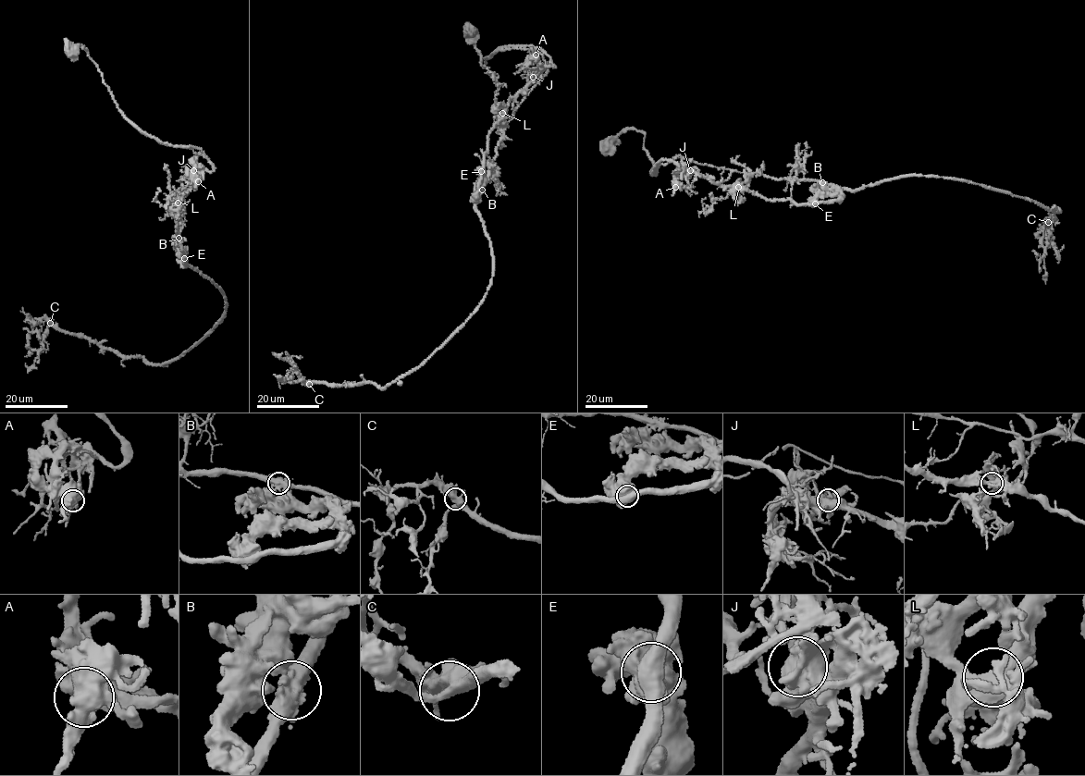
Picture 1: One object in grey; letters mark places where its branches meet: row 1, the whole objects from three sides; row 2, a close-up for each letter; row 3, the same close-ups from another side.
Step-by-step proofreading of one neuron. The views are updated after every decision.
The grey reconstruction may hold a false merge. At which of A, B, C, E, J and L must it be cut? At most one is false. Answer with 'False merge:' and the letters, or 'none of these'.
False merge: B

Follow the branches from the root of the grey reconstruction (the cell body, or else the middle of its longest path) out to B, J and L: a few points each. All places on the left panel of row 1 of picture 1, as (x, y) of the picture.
B: (71, 54), (85, 48), (120, 113), (141, 130), (200, 149), (211, 164), (186, 192), (179, 189), (179, 238)
J: (71, 54), (77, 45), (85, 48), (120, 113), (141, 130), (162, 142), (200, 149), (213, 170), (193, 170)
L: (71, 54), (77, 45), (85, 48), (120, 113), (141, 130), (203, 152), (213, 170), (197, 174), (178, 203)

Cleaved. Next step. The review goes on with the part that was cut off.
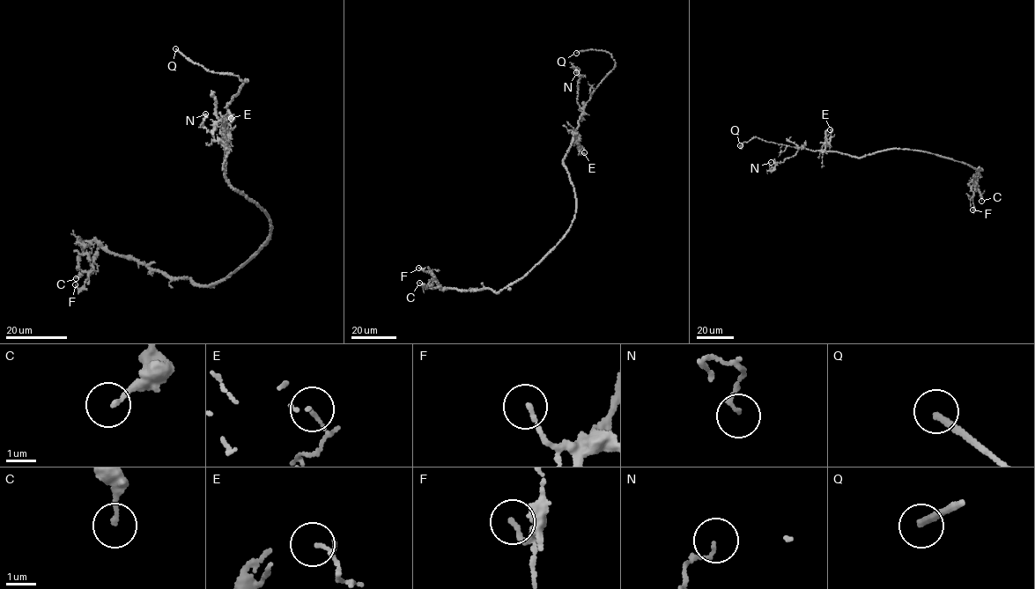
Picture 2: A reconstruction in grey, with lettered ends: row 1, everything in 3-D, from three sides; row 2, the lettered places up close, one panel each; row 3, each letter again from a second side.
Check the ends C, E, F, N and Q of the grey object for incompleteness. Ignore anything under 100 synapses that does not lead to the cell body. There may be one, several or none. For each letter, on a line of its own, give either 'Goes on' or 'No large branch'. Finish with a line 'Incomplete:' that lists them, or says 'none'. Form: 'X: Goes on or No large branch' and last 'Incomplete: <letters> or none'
C: No large branch
E: No large branch
F: No large branch
N: No large branch
Q: Goes on
Incomplete: Q

